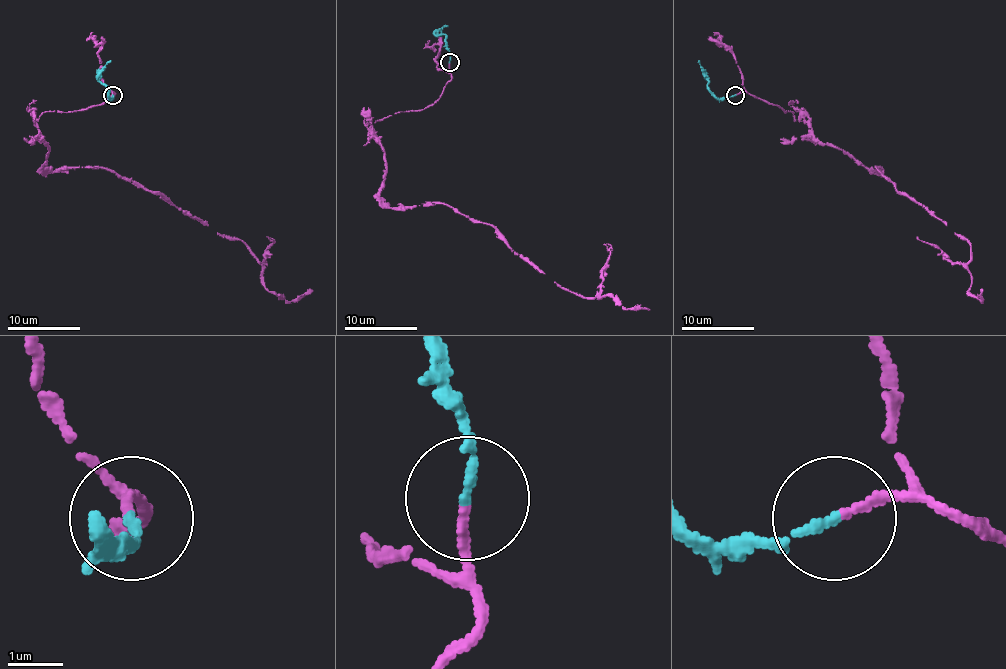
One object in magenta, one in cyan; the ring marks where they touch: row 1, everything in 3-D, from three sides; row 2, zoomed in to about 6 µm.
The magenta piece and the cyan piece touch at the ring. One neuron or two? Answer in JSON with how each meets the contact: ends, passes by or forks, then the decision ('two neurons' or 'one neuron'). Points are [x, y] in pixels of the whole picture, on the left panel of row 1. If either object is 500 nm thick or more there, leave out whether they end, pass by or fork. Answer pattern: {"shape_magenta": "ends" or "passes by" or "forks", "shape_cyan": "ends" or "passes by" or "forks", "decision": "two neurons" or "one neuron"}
{"shape_magenta": "ends", "shape_cyan": "ends", "decision": "one neuron"}

